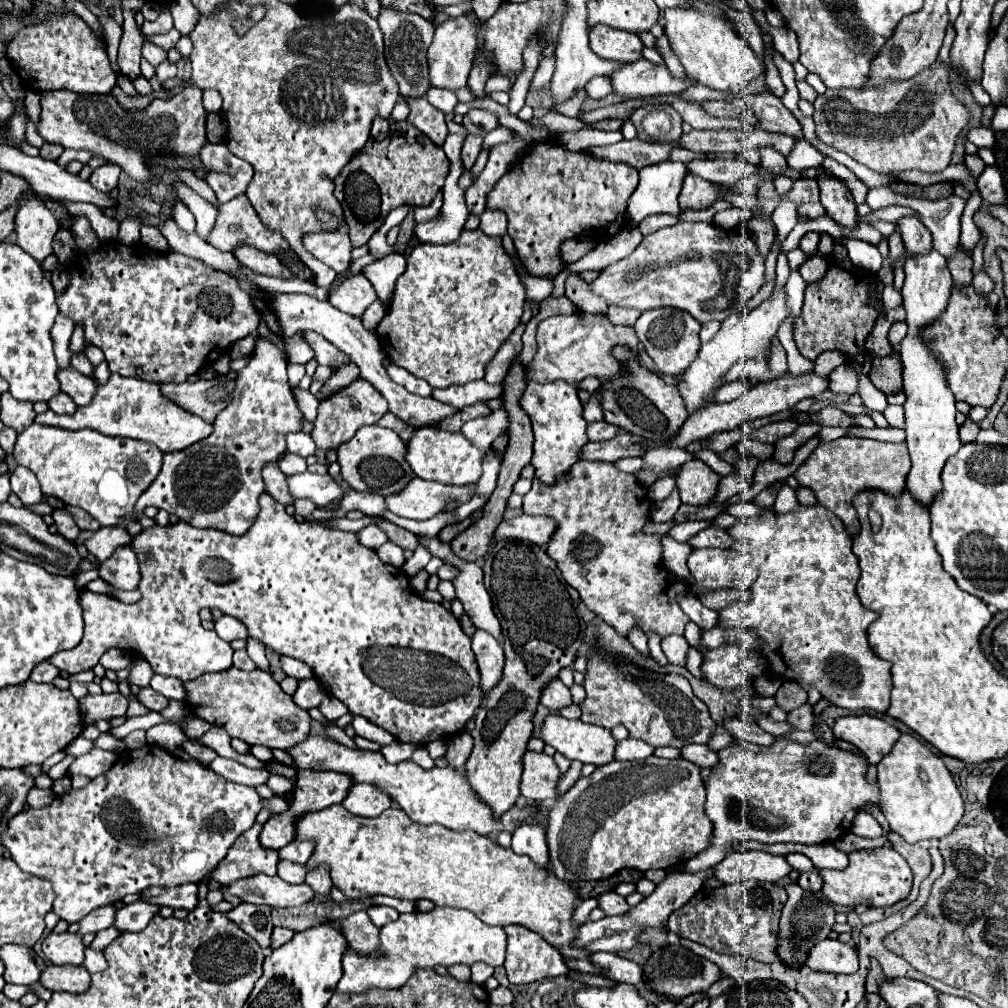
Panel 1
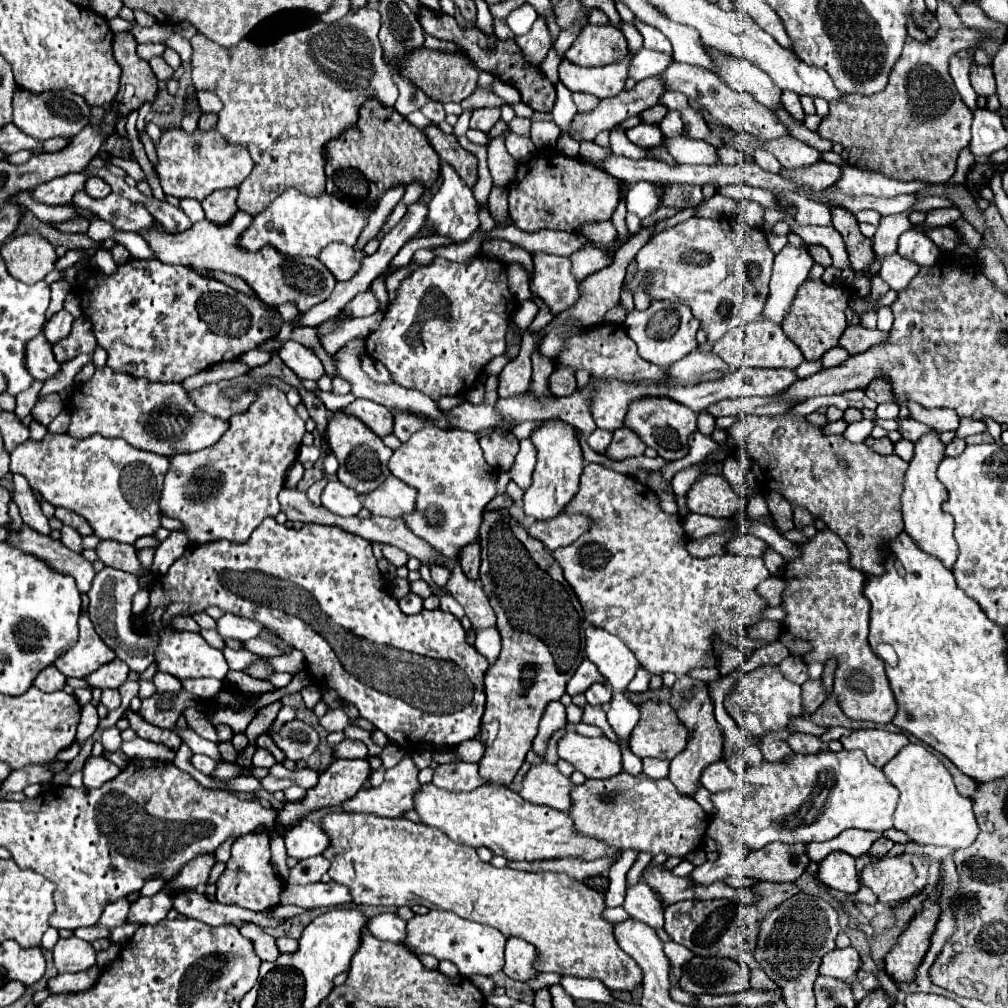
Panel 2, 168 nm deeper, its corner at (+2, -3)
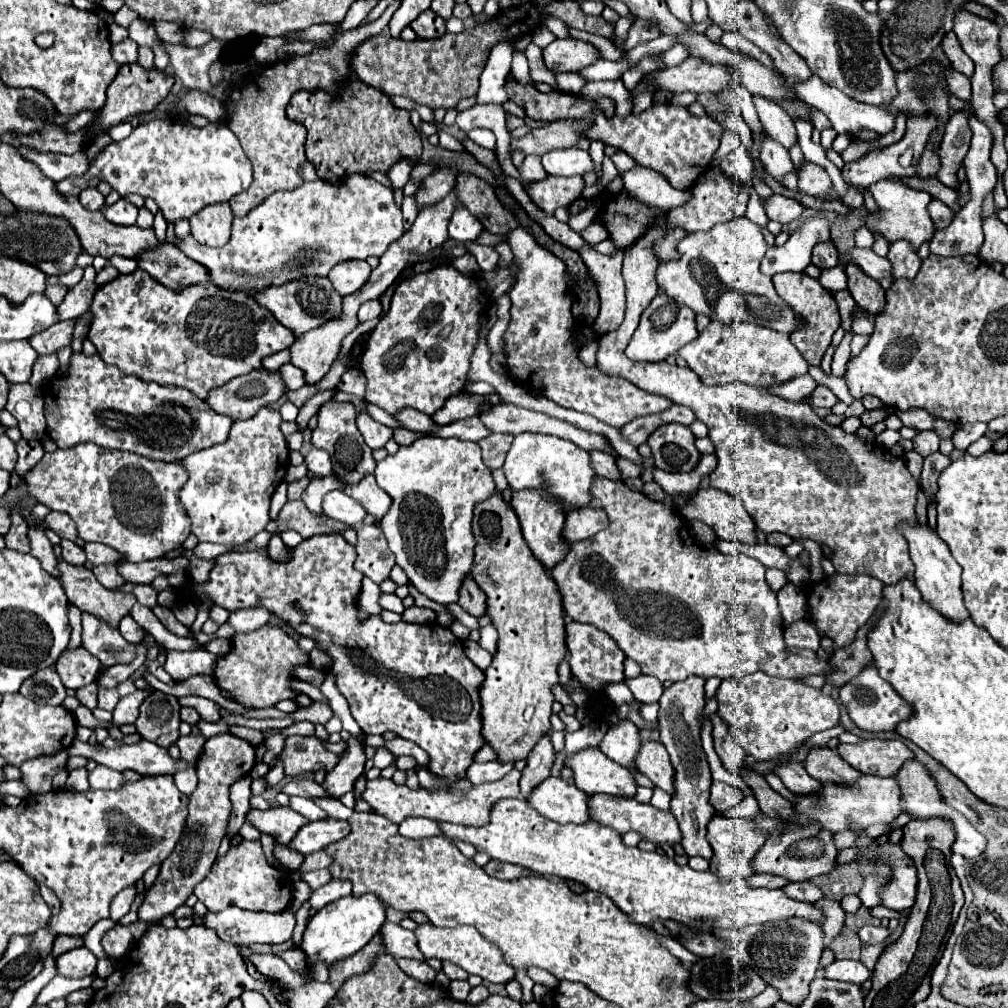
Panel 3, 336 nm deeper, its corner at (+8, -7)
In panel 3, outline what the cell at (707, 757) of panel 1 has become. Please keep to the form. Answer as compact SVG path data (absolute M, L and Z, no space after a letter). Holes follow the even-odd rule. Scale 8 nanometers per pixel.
M718 781L712 783L710 803L712 803L712 807L714 807L716 811L726 813L726 811L730 811L732 807L736 807L742 799L744 799L744 795L742 795L742 791L738 791L736 787L726 785L726 783L718 783Z

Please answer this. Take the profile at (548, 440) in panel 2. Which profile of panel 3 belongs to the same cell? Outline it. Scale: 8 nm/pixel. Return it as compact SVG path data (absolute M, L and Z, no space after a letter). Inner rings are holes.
M518 491L512 495L512 507L520 519L520 525L522 525L522 533L524 533L524 539L530 547L530 551L534 553L536 559L542 561L542 565L550 571L552 567L556 567L556 563L560 563L570 545L562 539L562 529L564 529L564 521L566 521L566 513L562 513L560 505L552 499L548 499L542 491L534 493L534 491Z

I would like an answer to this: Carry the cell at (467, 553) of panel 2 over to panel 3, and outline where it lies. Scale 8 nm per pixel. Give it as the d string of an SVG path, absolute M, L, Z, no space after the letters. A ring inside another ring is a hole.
M468 575L460 587L460 599L458 599L458 605L474 615L474 617L482 617L486 613L486 597L482 593L482 589L474 583L474 579Z

